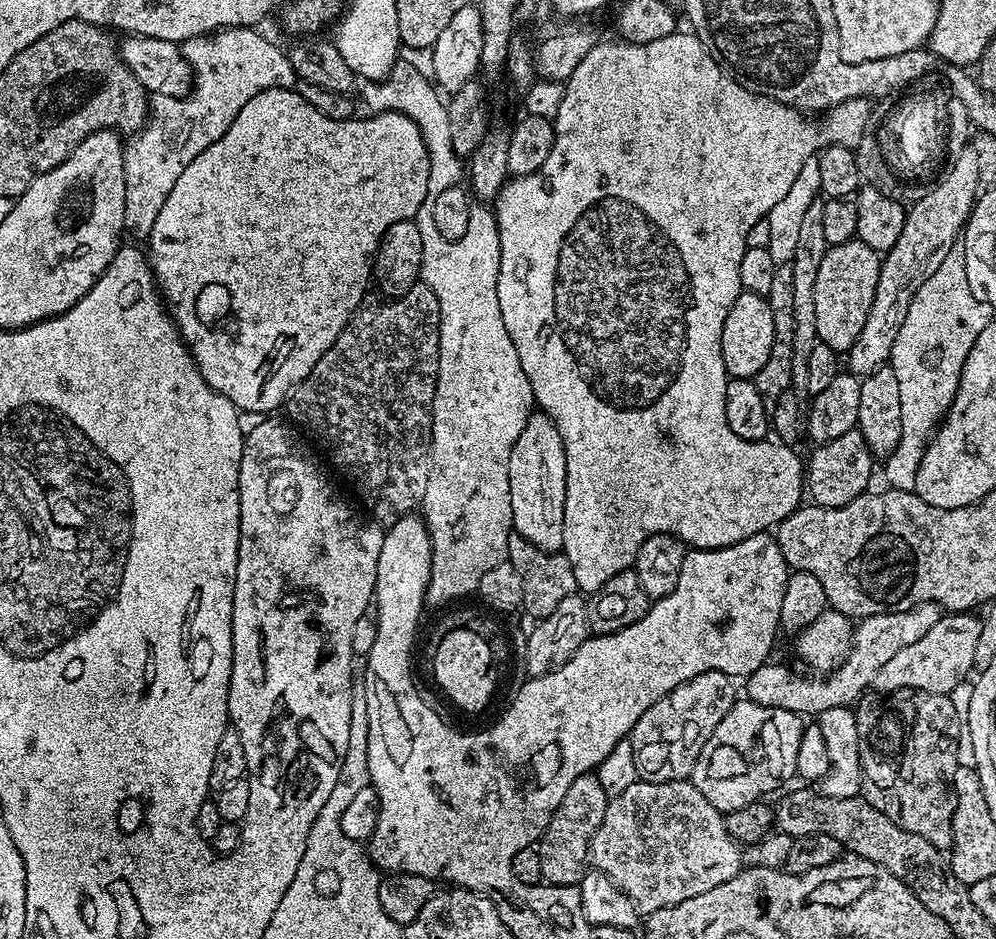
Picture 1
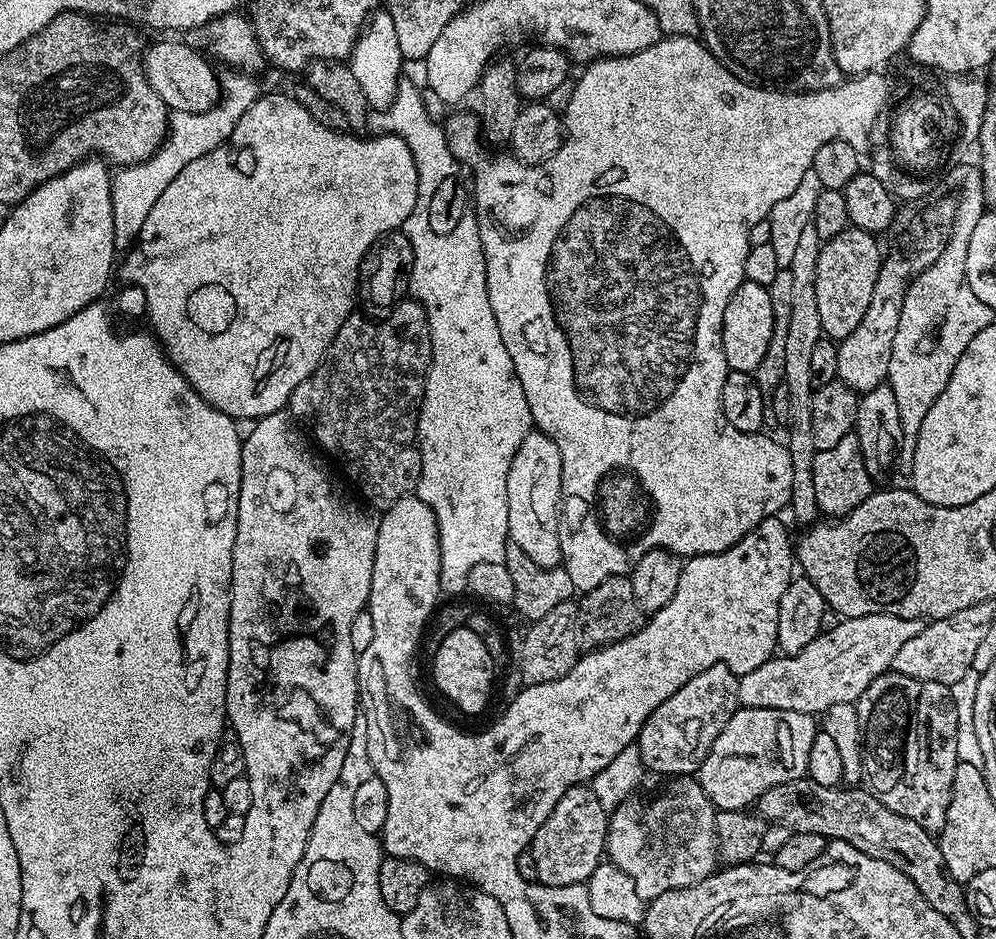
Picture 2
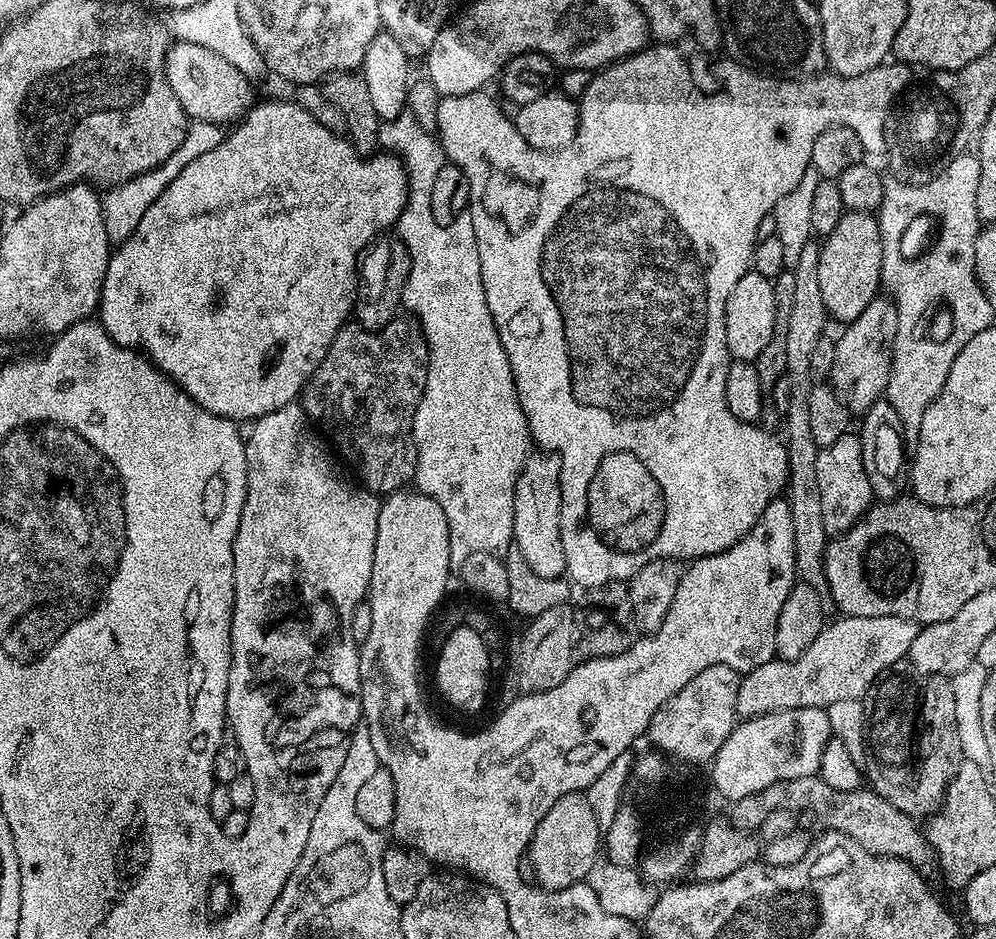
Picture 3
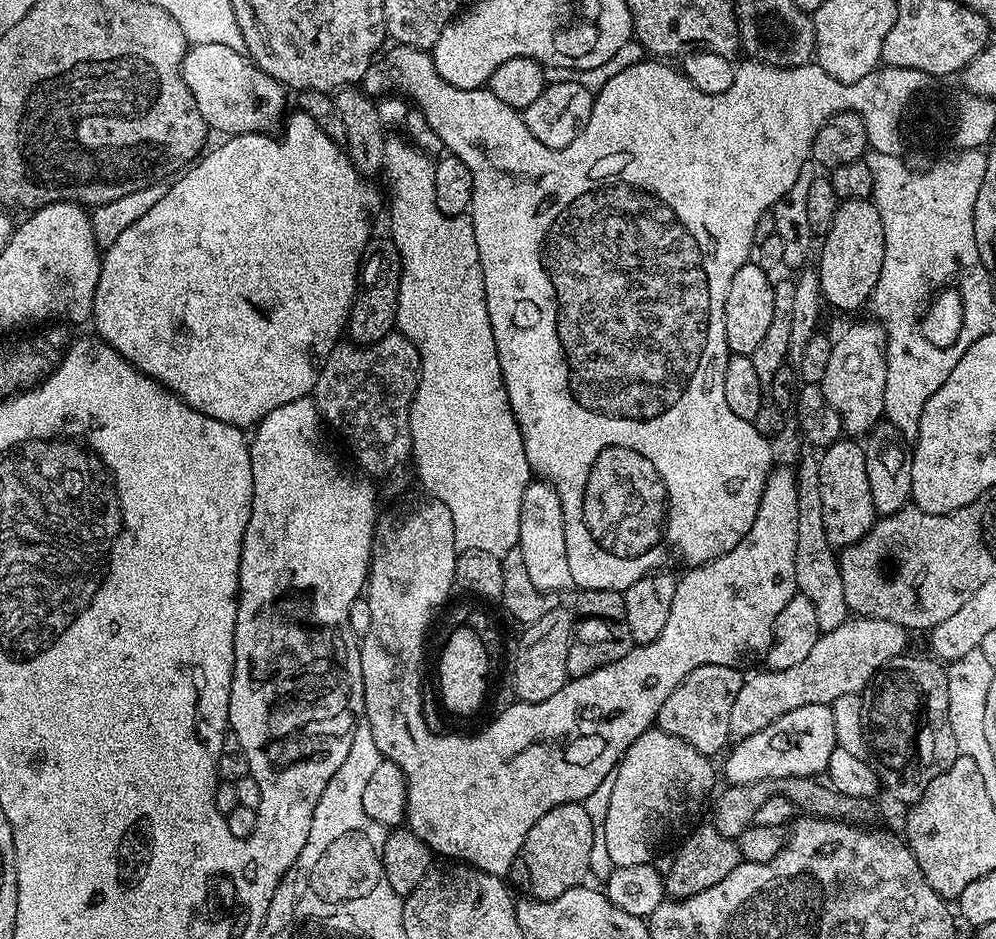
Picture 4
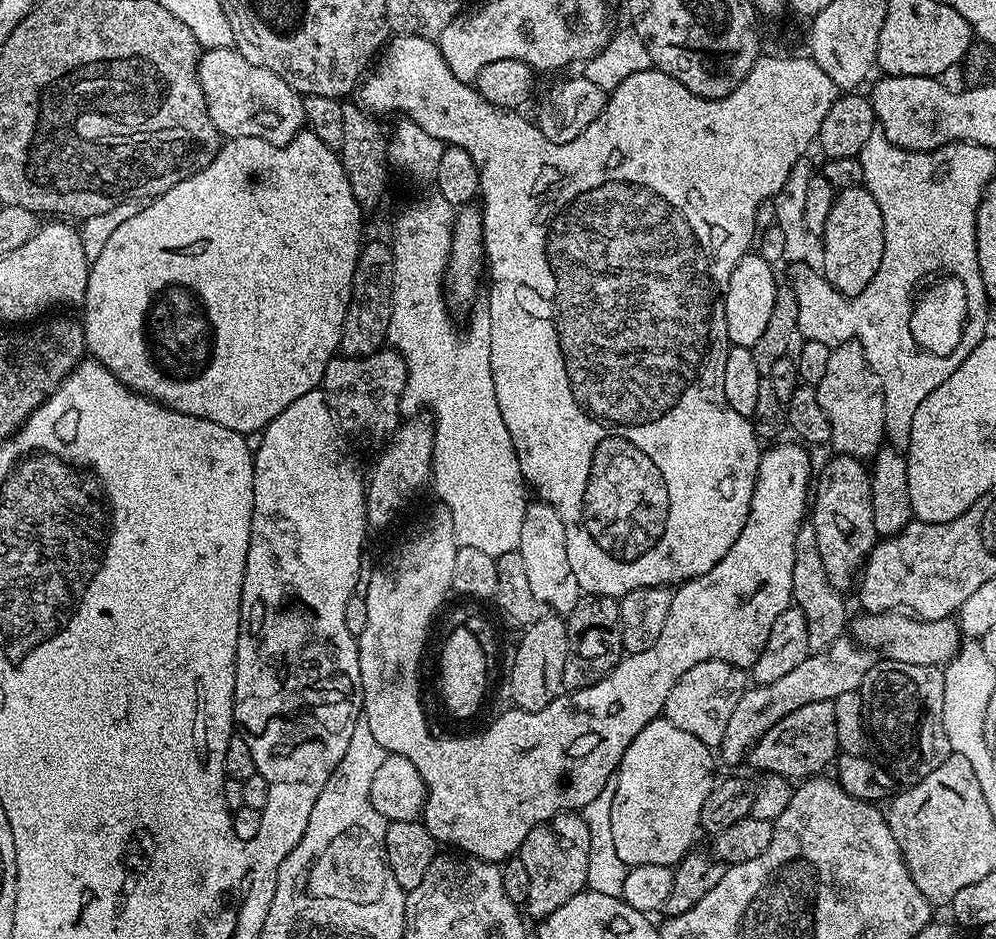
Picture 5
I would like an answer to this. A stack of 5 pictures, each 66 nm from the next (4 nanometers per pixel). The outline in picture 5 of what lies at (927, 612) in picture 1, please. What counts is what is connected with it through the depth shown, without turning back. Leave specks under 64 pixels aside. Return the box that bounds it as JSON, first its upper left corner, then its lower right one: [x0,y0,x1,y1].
[718,638,874,764]

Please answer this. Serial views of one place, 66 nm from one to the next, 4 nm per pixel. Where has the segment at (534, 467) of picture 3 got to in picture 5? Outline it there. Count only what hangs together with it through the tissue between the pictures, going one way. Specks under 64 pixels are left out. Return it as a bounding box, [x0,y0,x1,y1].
[518,503,582,614]

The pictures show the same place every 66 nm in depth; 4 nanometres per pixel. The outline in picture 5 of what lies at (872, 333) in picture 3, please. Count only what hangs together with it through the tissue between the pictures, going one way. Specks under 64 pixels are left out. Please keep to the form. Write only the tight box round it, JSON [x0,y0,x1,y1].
[814,342,886,462]

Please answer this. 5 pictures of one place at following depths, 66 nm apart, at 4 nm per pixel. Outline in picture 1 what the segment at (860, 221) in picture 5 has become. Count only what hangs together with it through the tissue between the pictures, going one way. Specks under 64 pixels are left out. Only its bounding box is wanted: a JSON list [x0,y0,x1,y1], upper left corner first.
[814,238,881,354]

